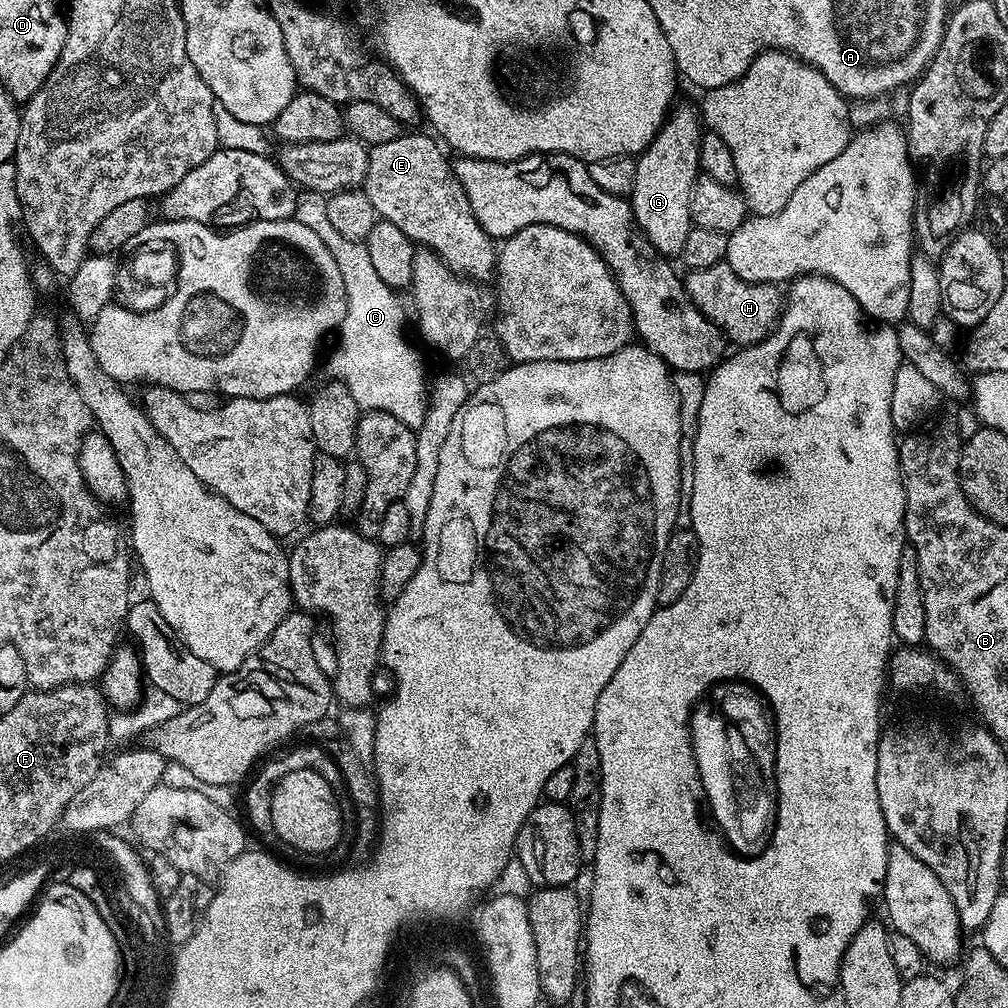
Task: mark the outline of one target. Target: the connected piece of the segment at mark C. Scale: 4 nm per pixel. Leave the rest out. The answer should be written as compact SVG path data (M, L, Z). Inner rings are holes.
M301 191L296 198L294 219L322 238L326 250L334 254L334 262L338 262L342 283L346 286L346 318L342 318L335 337L336 349L328 360L328 372L332 375L329 377L344 384L364 412L392 414L398 422L406 422L406 426L417 430L426 418L430 380L424 377L419 354L404 337L406 321L399 295L378 278L363 242L342 238L342 234L334 230L326 214L325 193Z

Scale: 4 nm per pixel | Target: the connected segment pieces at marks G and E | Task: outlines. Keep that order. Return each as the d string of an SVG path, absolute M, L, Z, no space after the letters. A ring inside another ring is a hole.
M677 103L669 111L664 125L658 130L658 134L646 146L646 150L635 157L636 173L634 174L634 190L630 197L632 205L632 219L636 221L636 227L640 229L644 239L649 240L662 255L669 258L679 257L682 246L686 243L686 234L690 234L693 222L690 218L690 194L696 184L700 170L700 138L702 135L702 117L695 107L688 104Z
M420 130L409 131L412 132L409 136L408 133L402 134L390 142L371 145L366 178L362 185L366 198L370 198L370 206L374 206L379 219L398 226L398 230L421 249L437 252L442 263L450 266L450 270L457 276L472 282L491 281L496 270L497 245L493 237L488 236L482 226L478 226L474 210L470 210L466 190L462 190L458 178L452 172L450 160L444 157L445 149L431 135L423 136L416 131Z

